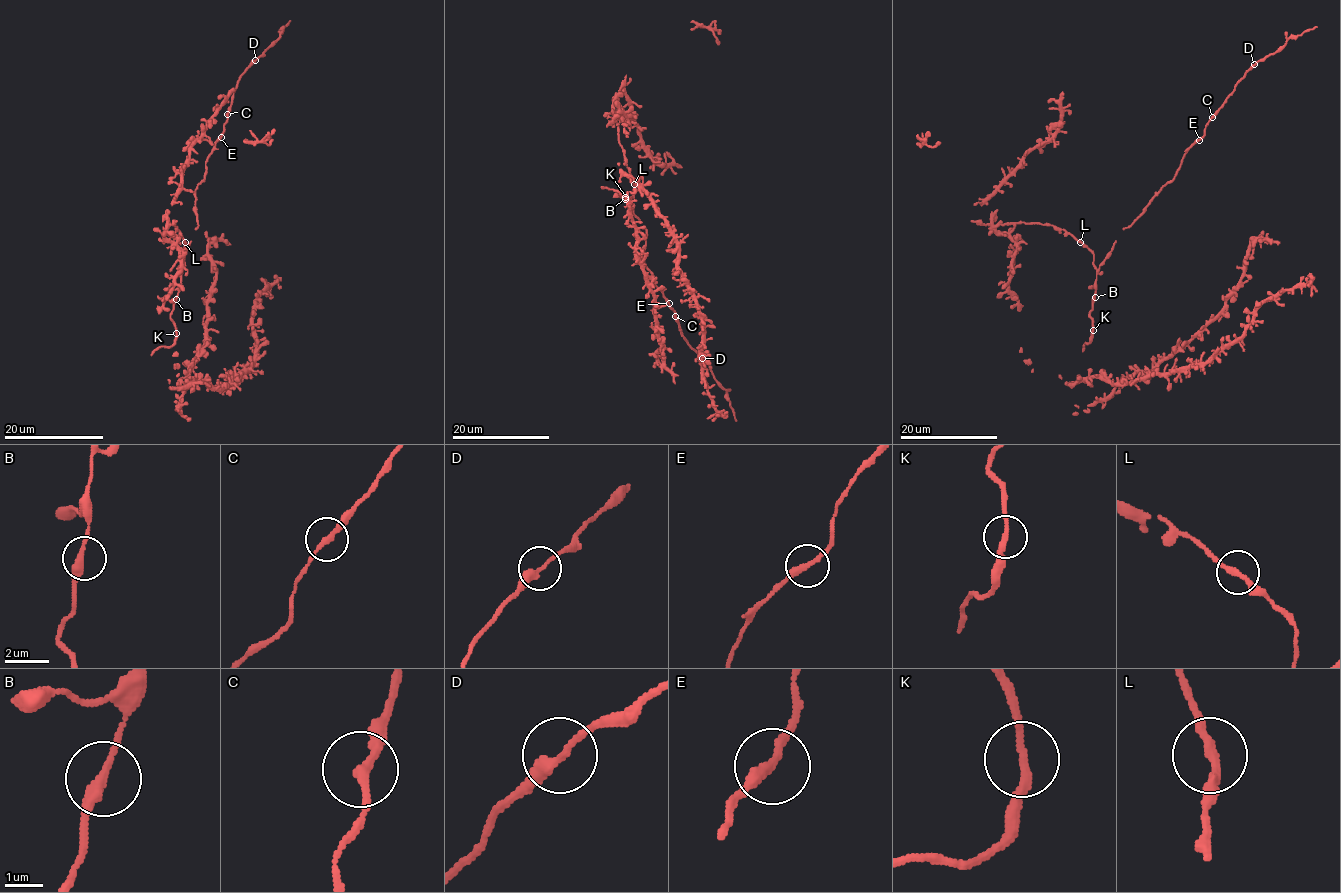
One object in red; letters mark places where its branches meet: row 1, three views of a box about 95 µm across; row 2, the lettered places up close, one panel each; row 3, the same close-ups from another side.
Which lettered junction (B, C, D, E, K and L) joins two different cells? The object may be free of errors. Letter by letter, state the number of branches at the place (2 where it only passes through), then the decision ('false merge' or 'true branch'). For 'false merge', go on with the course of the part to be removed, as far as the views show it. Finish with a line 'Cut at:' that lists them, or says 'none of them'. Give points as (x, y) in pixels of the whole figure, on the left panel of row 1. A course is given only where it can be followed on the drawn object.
B: branches 2; true branch
C: branches 2; true branch
D: branches 2; true branch
E: branches 2; true branch
K: branches 2; true branch
L: branches 2; true branch
Cut at: none of them

